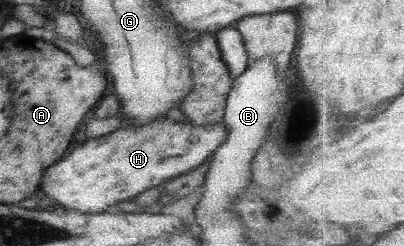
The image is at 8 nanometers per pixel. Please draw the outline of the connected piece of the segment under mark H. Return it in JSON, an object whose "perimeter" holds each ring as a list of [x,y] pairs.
{"perimeter":[[[167,117],[141,126],[123,125],[101,137],[86,138],[68,155],[45,168],[38,185],[38,196],[53,199],[65,209],[75,209],[81,213],[103,213],[107,207],[119,201],[129,201],[145,189],[159,185],[163,179],[185,174],[209,160],[213,150],[225,139],[225,134],[226,129],[222,123],[195,126],[188,121],[183,124],[183,121],[174,122]]]}

